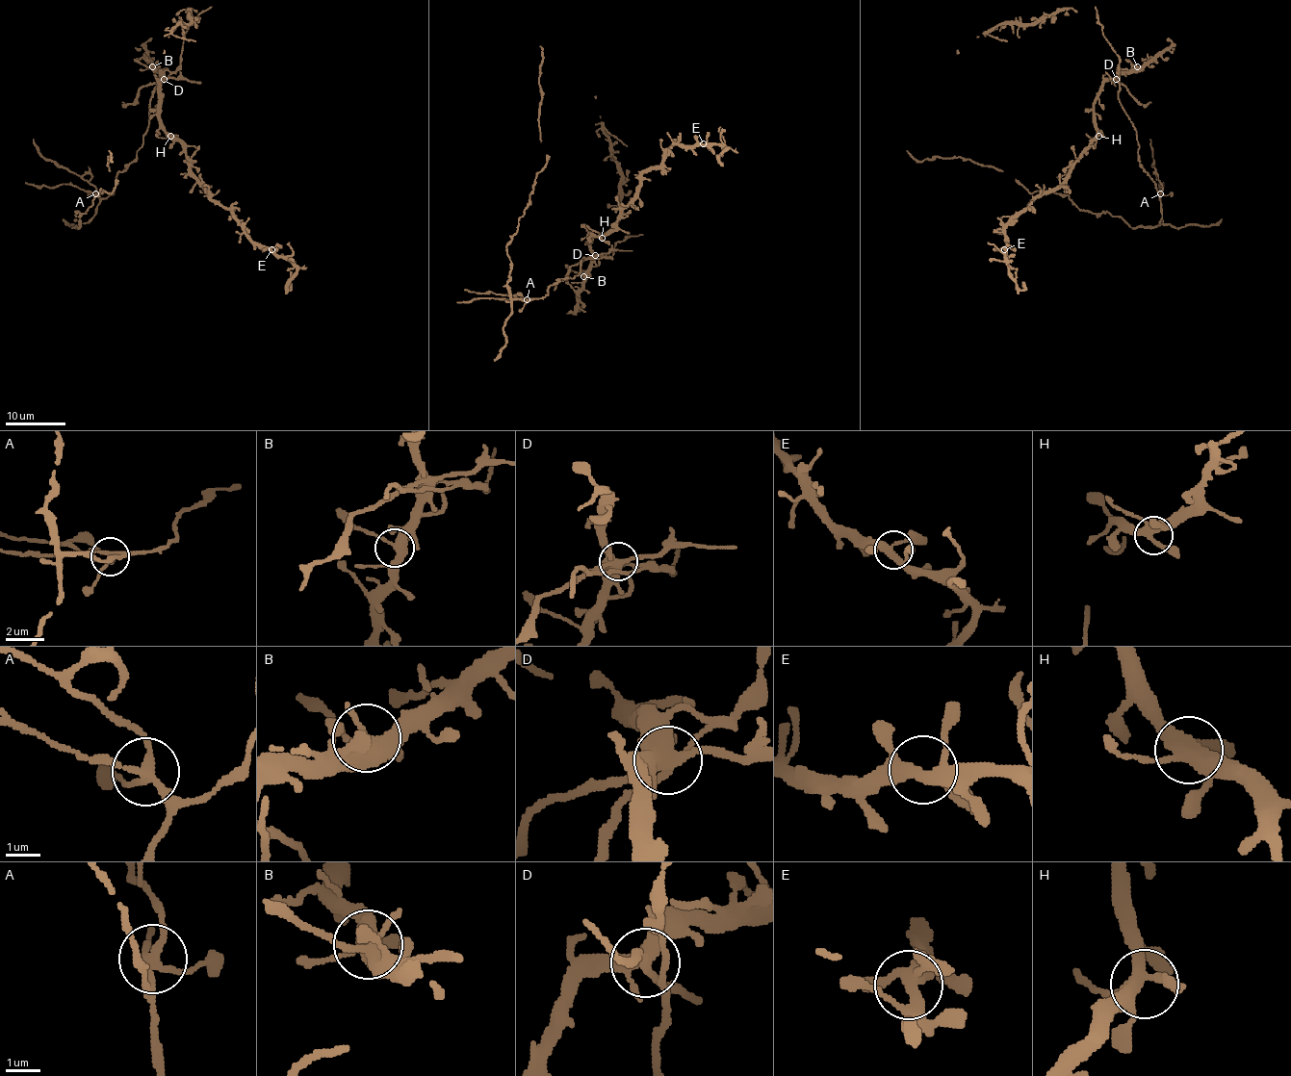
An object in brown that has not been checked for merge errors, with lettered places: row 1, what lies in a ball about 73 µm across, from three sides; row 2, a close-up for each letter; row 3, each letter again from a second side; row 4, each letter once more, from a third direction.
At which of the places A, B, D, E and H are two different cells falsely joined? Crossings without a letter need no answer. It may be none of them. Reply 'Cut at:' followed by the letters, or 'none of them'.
Cut at: A, D

